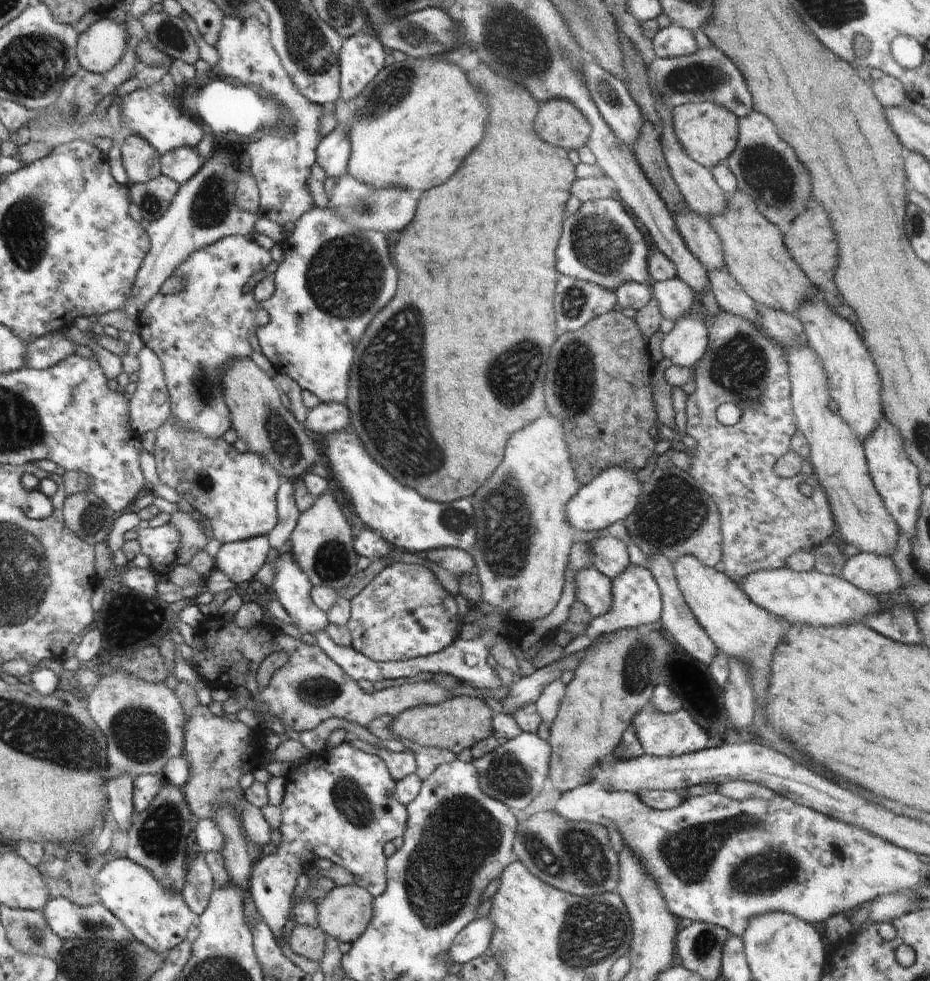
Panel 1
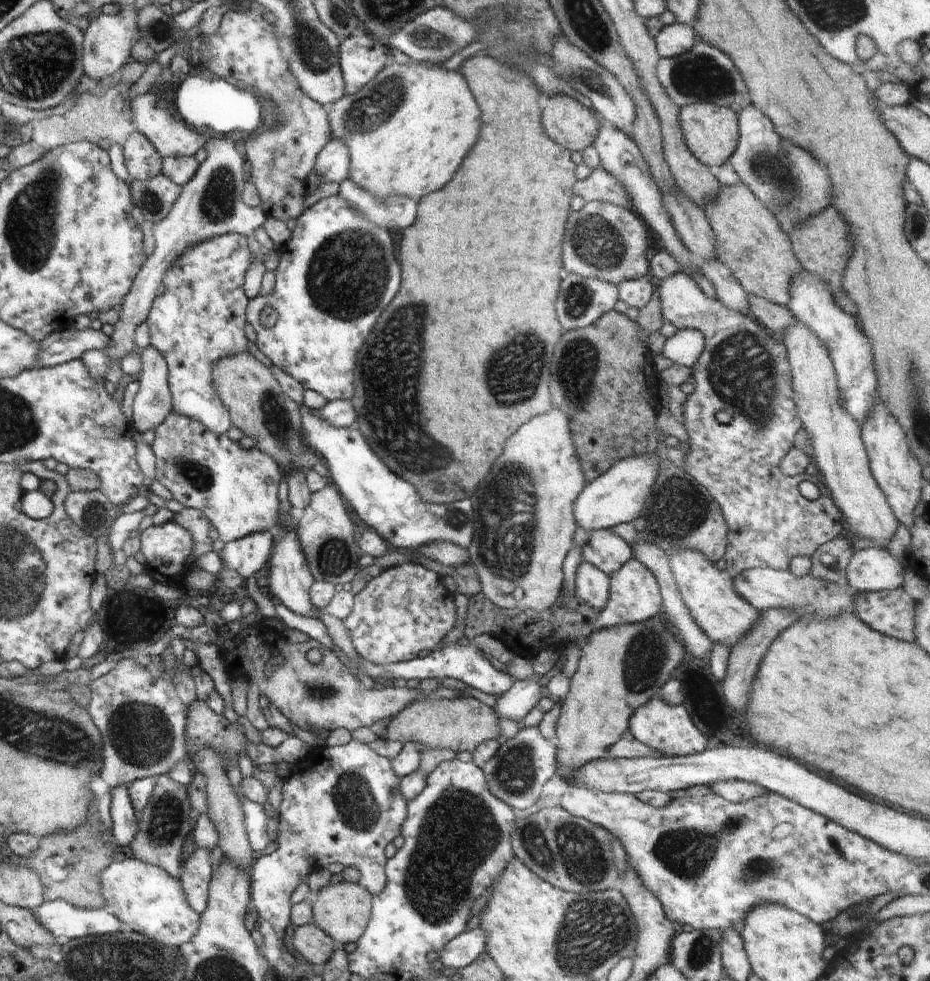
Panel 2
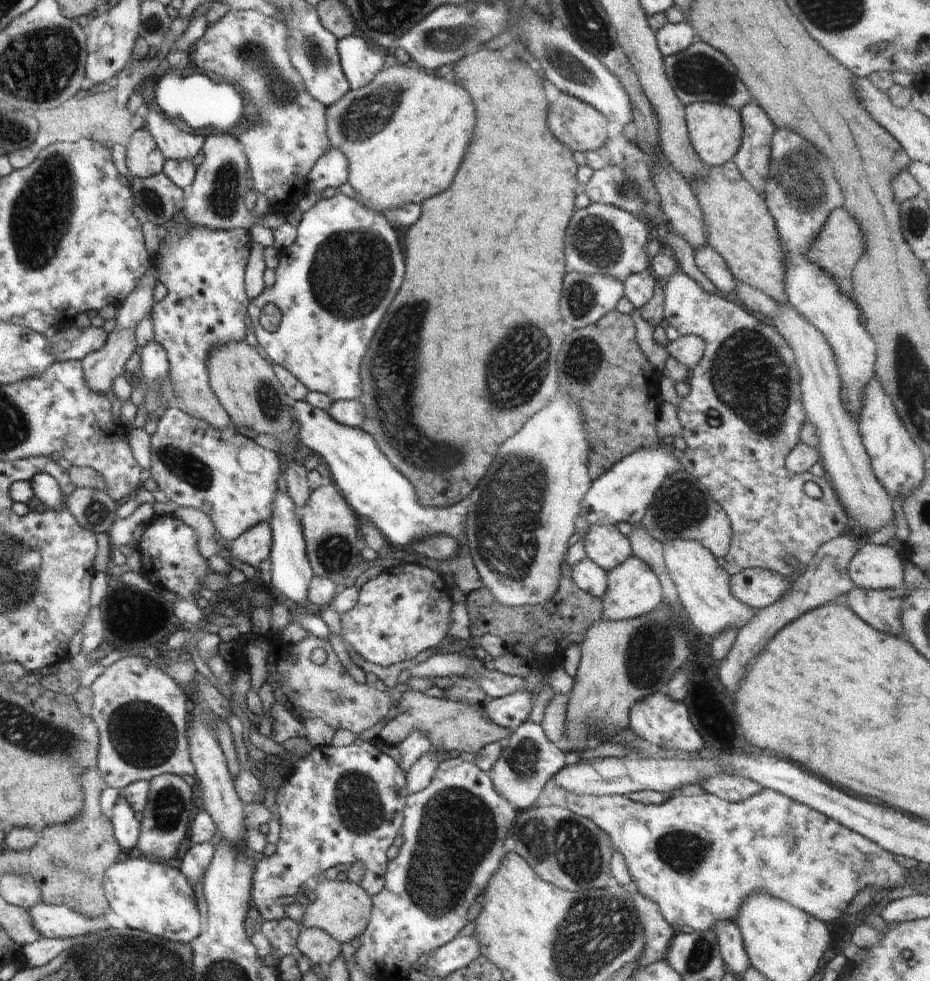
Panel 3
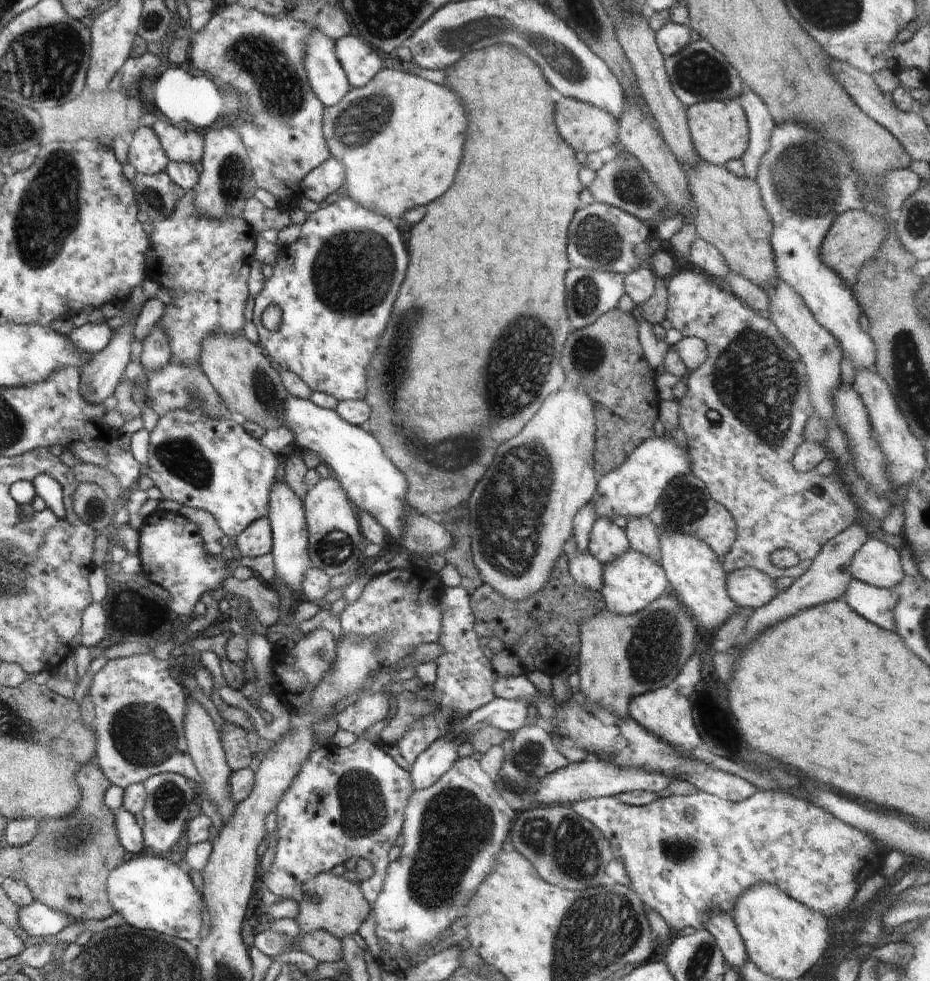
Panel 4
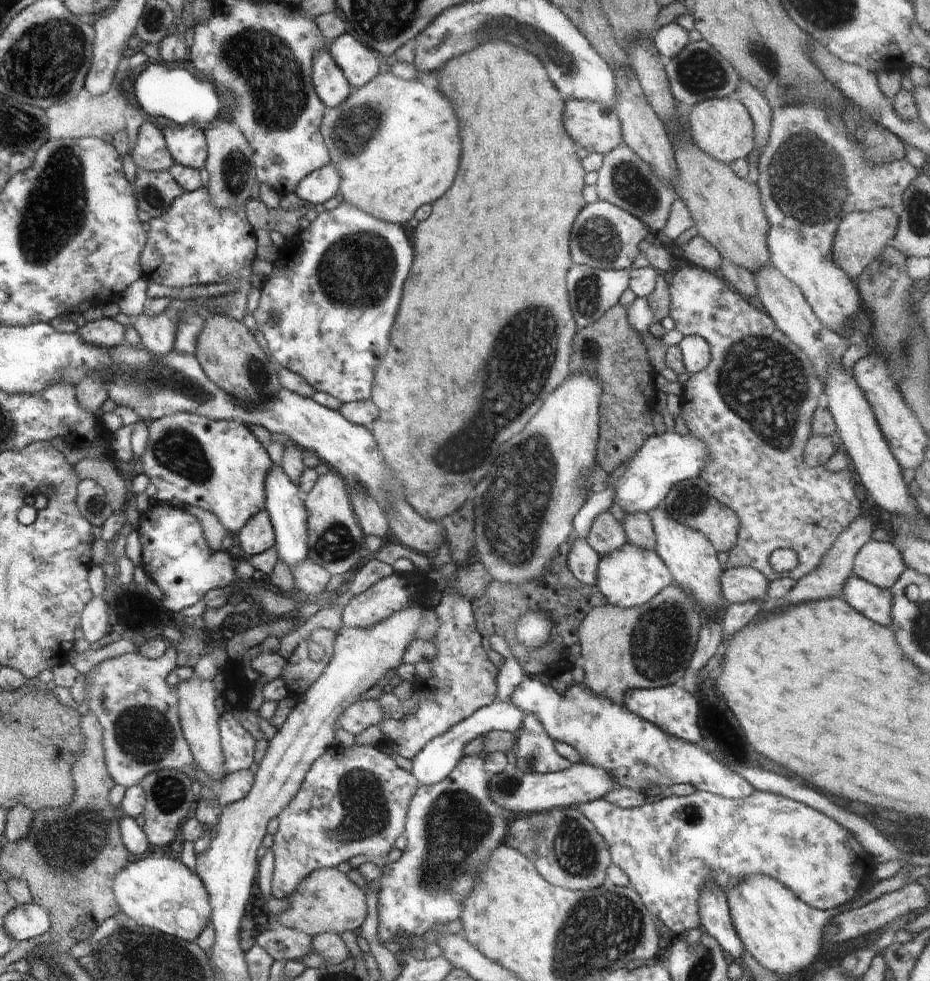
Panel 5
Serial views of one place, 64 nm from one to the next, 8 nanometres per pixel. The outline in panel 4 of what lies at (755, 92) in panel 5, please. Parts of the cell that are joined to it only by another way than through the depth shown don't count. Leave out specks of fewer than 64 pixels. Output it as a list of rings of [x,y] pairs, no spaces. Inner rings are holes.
[[[744,87],[737,100],[745,112],[749,126],[748,148],[740,160],[747,177],[756,180],[760,161],[768,150],[775,122],[762,97],[748,87]]]

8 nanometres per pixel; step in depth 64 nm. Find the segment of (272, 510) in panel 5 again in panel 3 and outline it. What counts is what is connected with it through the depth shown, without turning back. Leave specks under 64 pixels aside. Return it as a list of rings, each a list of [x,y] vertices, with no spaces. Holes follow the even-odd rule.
[[[276,491],[273,504],[273,517],[269,520],[272,531],[271,583],[285,598],[285,603],[295,611],[307,602],[307,588],[313,575],[313,570],[307,557],[303,524],[296,512],[297,504],[291,499],[288,491]]]

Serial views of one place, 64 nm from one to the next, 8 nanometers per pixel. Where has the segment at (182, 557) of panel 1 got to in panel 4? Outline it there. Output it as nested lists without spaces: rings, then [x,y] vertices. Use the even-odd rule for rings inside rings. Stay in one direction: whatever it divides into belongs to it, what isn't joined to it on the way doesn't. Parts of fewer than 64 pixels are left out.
[[[182,506],[177,512],[186,517],[190,522],[195,522],[198,525],[199,533],[203,538],[203,545],[208,554],[220,557],[221,554],[227,553],[220,543],[220,538],[224,534],[219,529],[218,523],[212,514],[192,506]]]

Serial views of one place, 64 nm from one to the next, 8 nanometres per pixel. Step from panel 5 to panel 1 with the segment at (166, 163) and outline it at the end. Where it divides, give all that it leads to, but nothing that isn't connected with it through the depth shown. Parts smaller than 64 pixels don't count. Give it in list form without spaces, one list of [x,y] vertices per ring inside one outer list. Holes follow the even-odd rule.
[[[129,135],[120,144],[130,184],[145,183],[161,174],[161,154],[146,139]]]

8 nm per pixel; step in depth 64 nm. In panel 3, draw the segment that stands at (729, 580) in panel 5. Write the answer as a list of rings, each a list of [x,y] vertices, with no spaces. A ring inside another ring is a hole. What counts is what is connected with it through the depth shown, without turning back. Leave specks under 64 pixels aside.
[[[754,567],[741,570],[730,577],[732,594],[742,604],[754,610],[774,604],[790,585],[791,582],[781,574]]]

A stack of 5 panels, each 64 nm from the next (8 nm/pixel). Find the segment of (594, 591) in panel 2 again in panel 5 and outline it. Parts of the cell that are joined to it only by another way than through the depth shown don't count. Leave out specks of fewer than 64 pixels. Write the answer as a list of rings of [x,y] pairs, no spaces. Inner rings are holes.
[[[572,535],[569,542],[571,550],[566,556],[568,568],[582,584],[595,585],[601,556],[588,544],[586,539]]]

